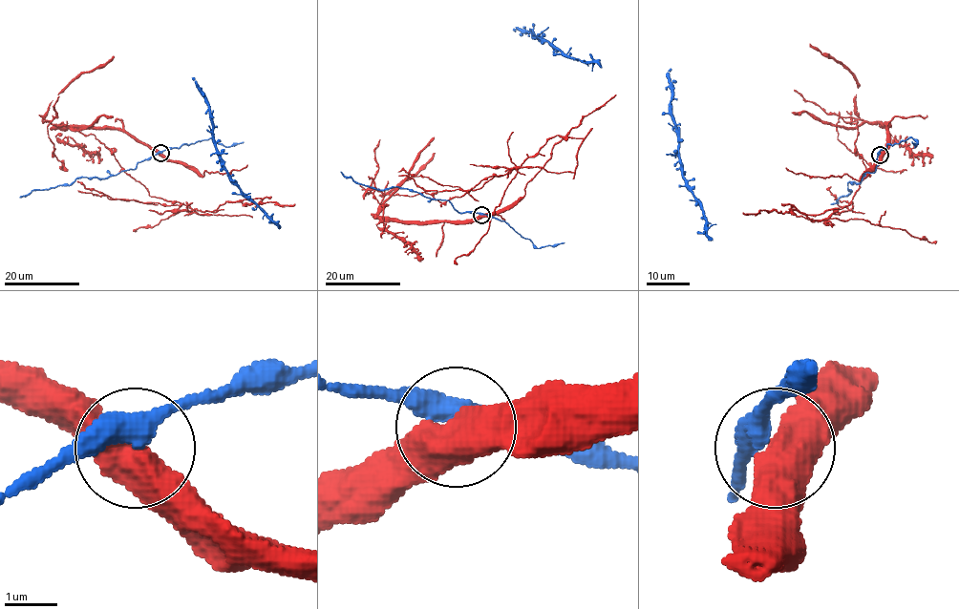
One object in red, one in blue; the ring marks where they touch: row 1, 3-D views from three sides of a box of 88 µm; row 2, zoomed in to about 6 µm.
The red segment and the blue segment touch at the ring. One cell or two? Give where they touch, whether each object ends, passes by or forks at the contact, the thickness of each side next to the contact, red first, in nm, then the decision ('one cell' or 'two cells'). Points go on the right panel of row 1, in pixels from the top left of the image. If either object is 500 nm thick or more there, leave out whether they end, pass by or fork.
at (880, 155); 550 nm thick on the red side, 400 nm on the other; two cells

